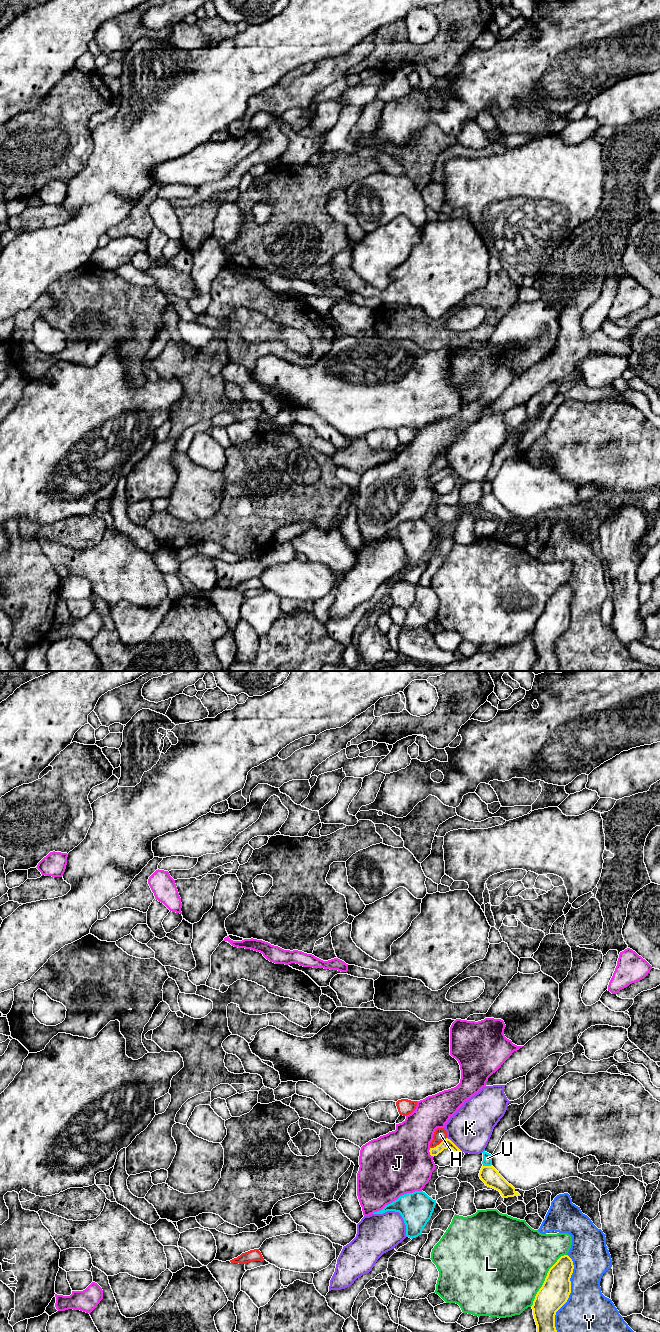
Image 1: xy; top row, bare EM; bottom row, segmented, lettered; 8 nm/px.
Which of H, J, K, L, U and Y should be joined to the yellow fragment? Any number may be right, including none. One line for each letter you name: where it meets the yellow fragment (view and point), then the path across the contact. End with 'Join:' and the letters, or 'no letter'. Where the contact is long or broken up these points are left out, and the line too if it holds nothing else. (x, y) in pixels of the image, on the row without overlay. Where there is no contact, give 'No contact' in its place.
Join: no letter

